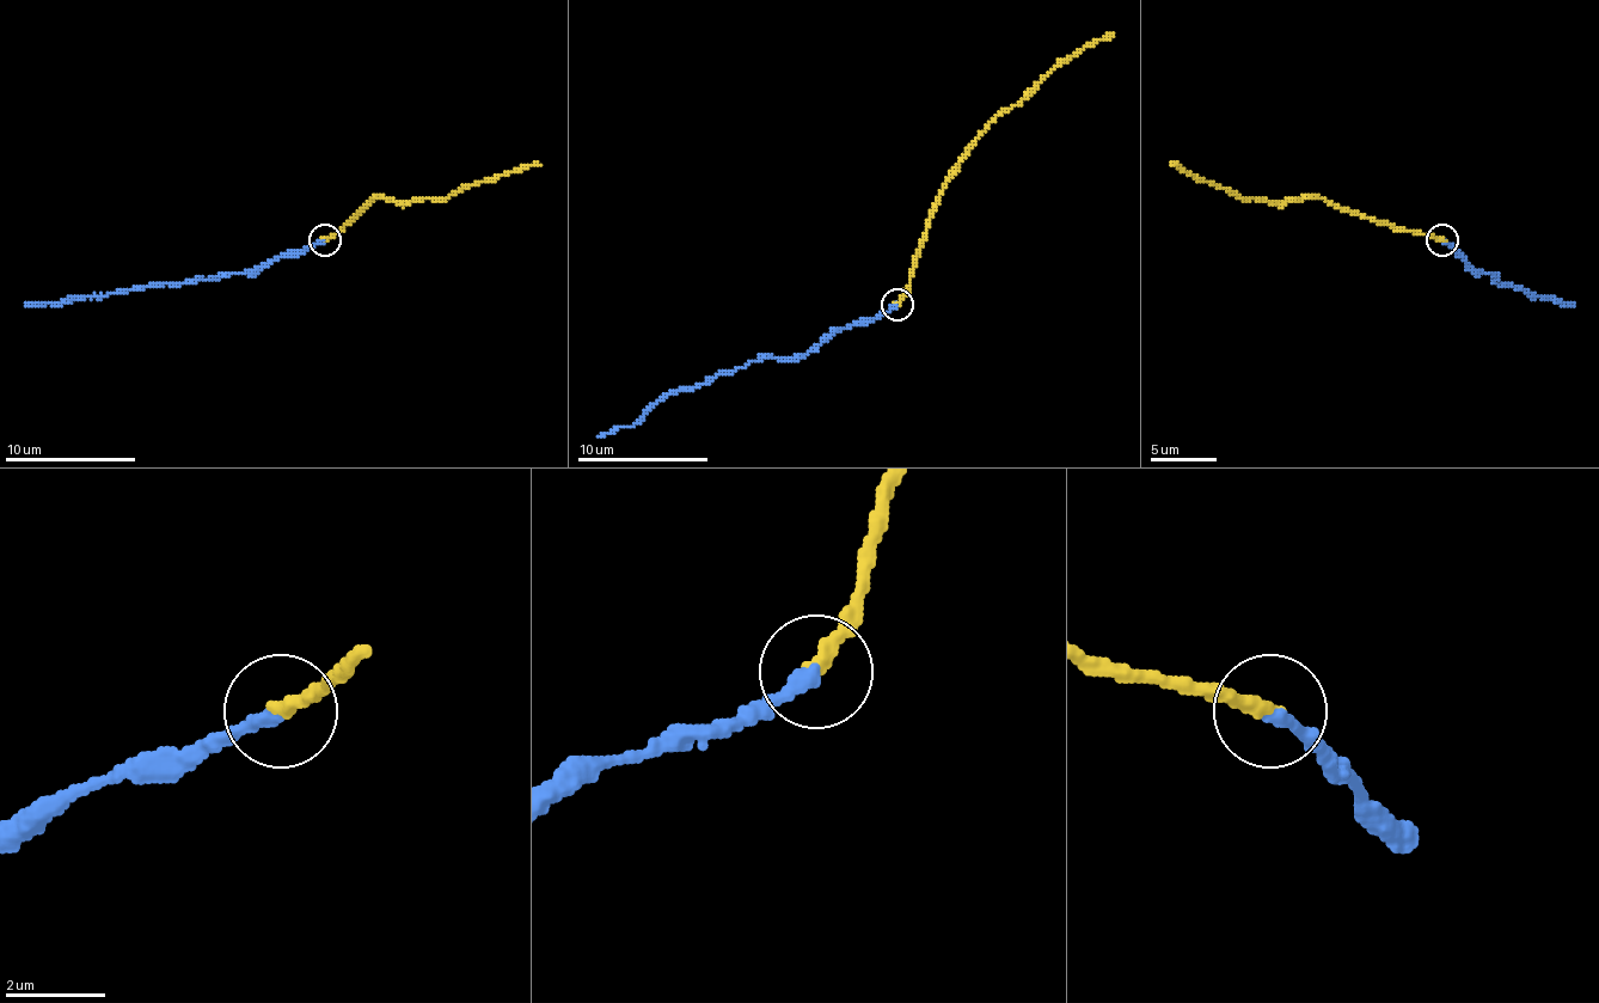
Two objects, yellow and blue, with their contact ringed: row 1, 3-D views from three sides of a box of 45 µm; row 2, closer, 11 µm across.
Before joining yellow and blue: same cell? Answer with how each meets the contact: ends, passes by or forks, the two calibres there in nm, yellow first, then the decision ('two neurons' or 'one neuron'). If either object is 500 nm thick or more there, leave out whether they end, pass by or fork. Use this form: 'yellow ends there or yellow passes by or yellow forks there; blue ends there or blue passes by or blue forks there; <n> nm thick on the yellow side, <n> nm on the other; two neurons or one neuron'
yellow ends there; blue ends there; 360 nm thick on the yellow side, 320 nm on the other; one neuron

